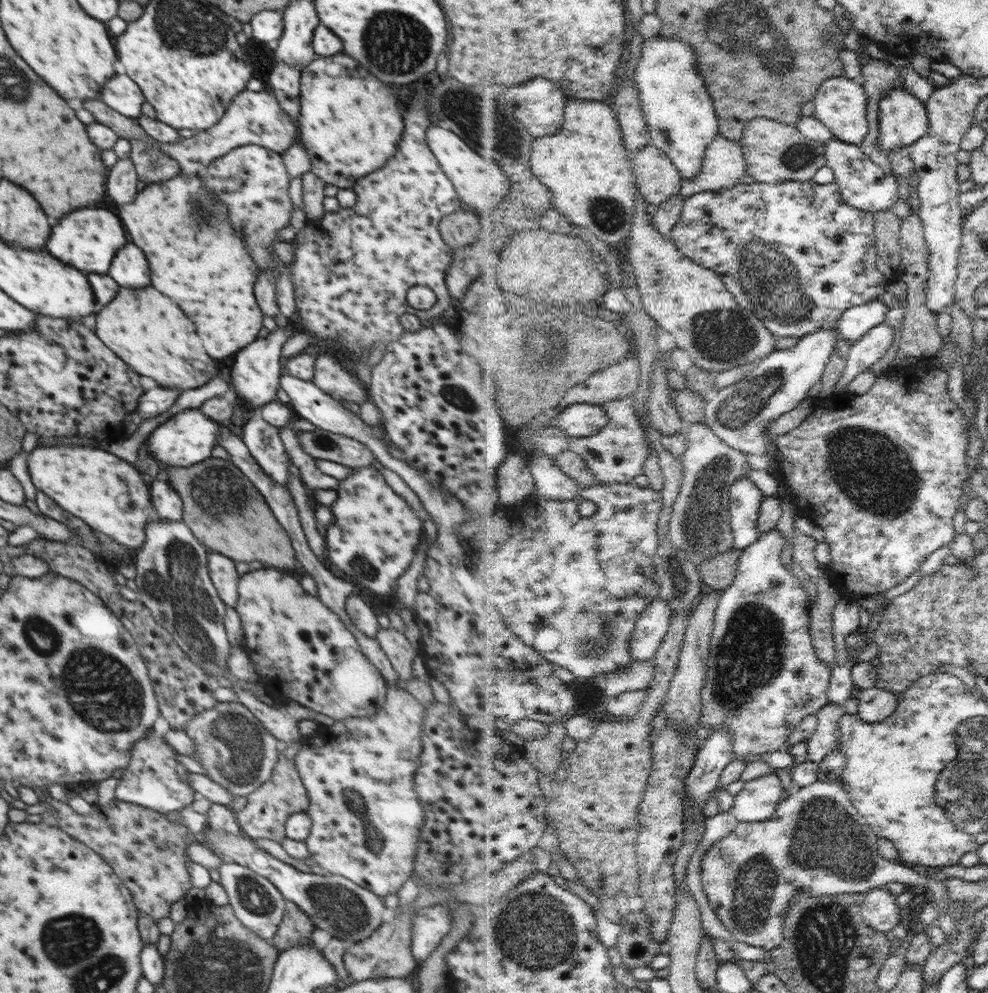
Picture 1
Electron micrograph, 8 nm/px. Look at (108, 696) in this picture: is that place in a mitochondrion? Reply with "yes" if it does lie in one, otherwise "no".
yes

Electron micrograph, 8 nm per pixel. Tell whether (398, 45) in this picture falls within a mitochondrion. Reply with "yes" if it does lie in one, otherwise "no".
yes

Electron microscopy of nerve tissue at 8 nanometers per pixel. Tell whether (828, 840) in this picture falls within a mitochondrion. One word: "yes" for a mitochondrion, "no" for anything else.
yes

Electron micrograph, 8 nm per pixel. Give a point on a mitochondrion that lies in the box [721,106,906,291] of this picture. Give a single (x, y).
(797, 156)

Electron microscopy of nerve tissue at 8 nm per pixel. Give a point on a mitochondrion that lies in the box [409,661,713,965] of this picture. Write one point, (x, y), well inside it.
(638, 947)

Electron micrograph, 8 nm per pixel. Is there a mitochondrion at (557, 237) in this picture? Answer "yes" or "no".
no

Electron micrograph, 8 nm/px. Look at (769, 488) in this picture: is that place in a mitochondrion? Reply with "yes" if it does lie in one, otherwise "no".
no

